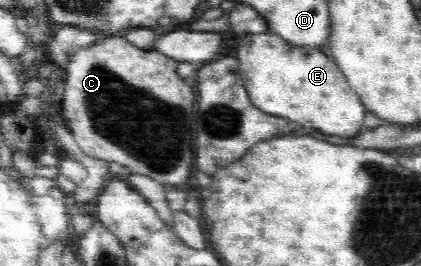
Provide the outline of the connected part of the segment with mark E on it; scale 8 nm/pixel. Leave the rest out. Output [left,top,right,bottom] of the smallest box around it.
[236,33,367,138]

